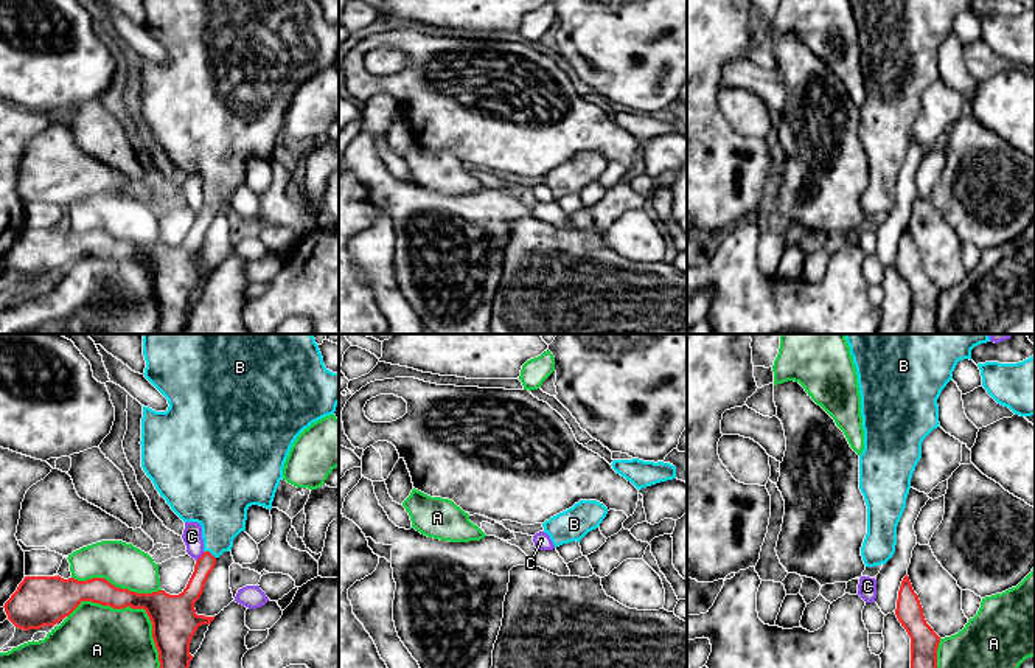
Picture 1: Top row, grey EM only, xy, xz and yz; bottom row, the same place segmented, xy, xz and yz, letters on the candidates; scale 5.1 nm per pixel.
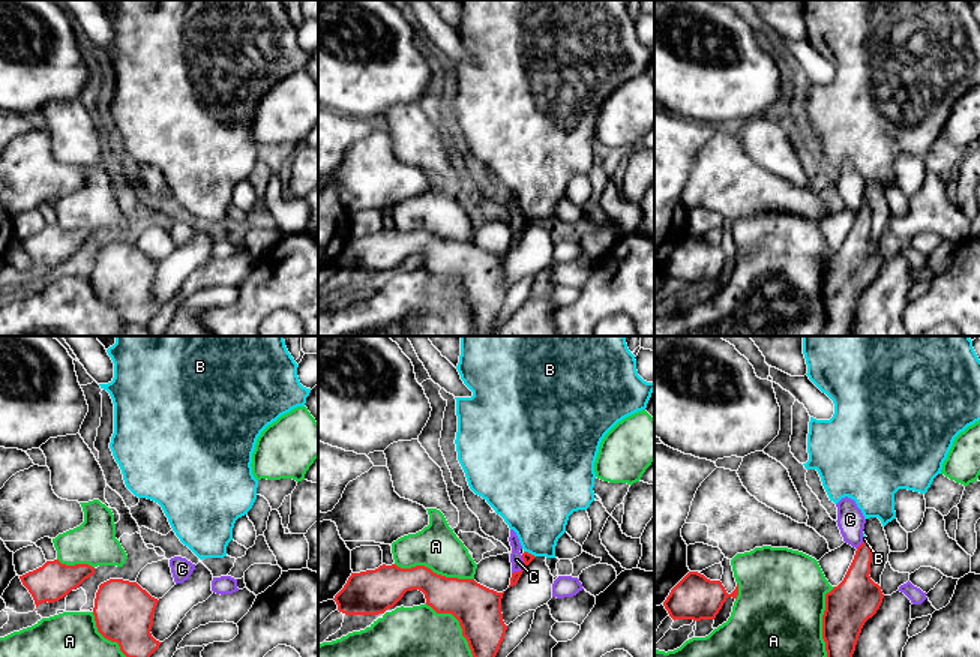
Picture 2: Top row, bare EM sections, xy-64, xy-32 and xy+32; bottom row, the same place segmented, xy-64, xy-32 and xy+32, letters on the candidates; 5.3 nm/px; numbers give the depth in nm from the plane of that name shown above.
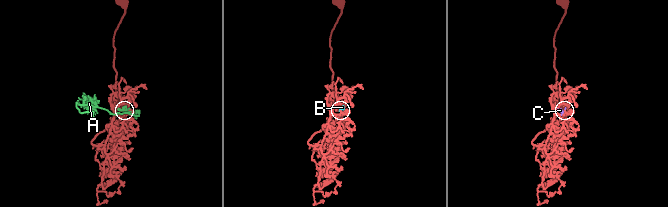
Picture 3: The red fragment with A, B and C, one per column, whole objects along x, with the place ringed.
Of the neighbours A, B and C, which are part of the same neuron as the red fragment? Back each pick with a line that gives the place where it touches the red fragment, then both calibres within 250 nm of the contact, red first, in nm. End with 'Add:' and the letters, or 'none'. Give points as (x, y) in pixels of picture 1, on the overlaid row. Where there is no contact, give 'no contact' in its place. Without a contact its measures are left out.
B: contact xy (210, 553); calibres 100 and 280 nm
Add: B

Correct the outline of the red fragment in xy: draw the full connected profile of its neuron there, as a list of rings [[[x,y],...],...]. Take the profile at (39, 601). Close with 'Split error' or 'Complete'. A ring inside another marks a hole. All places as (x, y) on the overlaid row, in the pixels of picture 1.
[[[141,334],[146,360],[145,377],[168,399],[166,412],[143,405],[141,468],[159,494],[183,522],[202,527],[204,555],[179,595],[165,590],[137,593],[120,589],[104,578],[78,581],[58,576],[25,576],[5,603],[8,620],[19,629],[54,626],[68,617],[82,601],[113,609],[145,609],[152,623],[152,638],[159,651],[160,668],[190,668],[190,643],[197,628],[214,617],[197,615],[194,603],[200,598],[216,559],[232,551],[233,539],[246,531],[247,510],[260,505],[272,510],[272,502],[283,478],[284,461],[297,437],[312,423],[334,415],[339,404],[339,373],[329,371],[312,334]]]. Split error

